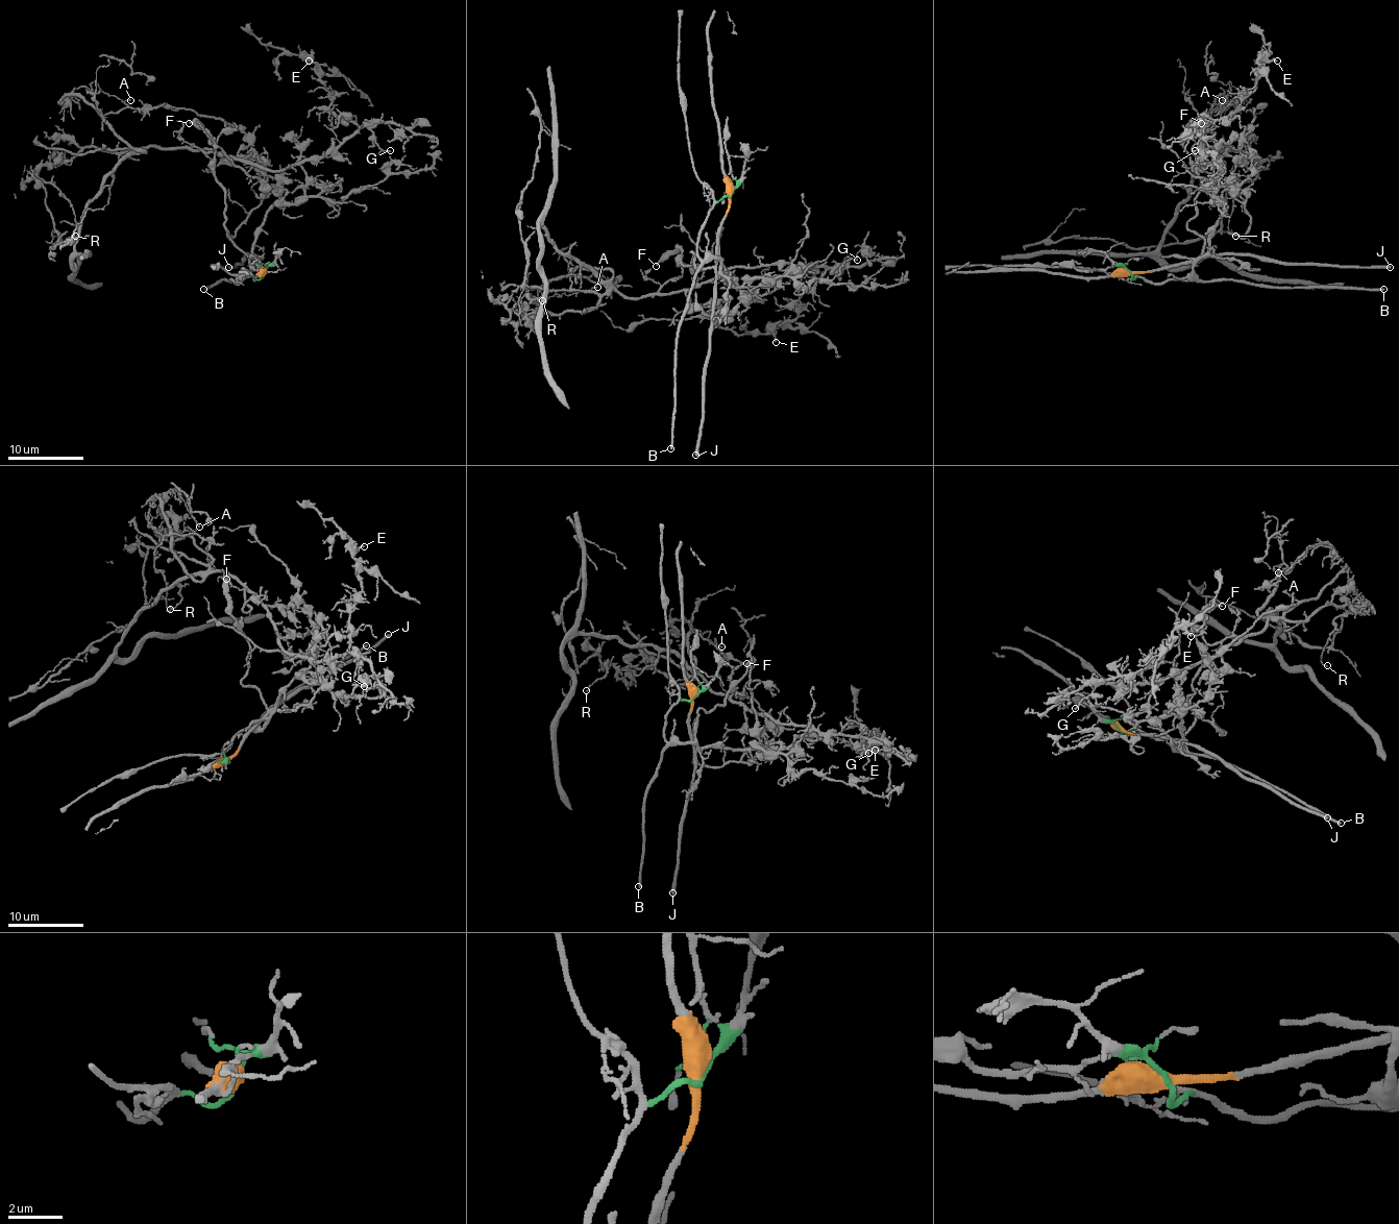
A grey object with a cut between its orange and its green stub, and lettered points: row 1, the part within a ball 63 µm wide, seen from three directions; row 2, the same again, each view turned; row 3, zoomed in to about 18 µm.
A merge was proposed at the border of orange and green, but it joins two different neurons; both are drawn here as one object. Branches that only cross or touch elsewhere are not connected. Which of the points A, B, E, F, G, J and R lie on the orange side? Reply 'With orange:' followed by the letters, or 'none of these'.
With orange: F, J

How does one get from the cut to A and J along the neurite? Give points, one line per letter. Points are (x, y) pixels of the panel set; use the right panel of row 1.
A: (1131, 273), (1194, 280), (1251, 174), (1205, 151), (1230, 82), (1222, 99)
J: (1131, 273), (1152, 273), (1169, 265), (1224, 253), (1252, 253), (1286, 263), (1390, 267)

